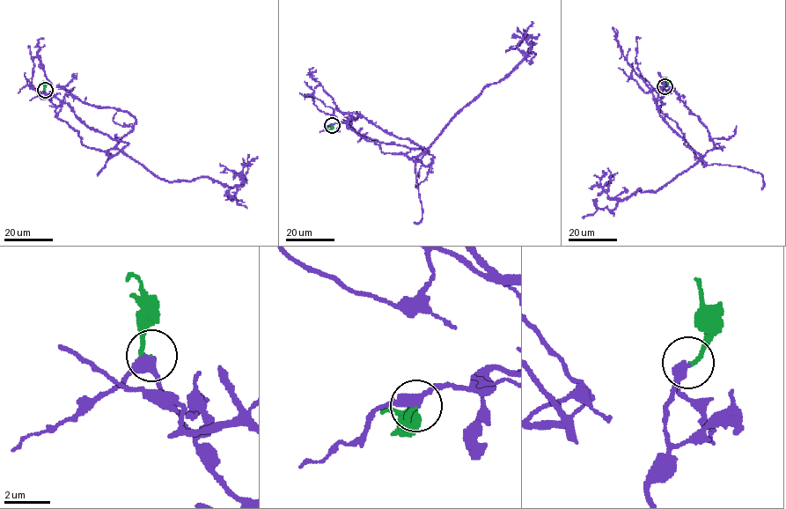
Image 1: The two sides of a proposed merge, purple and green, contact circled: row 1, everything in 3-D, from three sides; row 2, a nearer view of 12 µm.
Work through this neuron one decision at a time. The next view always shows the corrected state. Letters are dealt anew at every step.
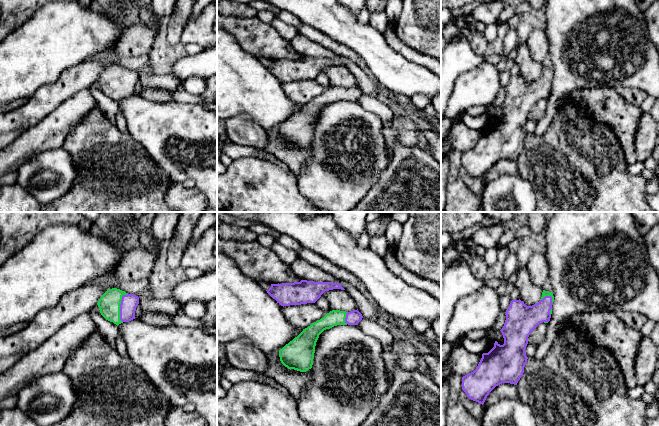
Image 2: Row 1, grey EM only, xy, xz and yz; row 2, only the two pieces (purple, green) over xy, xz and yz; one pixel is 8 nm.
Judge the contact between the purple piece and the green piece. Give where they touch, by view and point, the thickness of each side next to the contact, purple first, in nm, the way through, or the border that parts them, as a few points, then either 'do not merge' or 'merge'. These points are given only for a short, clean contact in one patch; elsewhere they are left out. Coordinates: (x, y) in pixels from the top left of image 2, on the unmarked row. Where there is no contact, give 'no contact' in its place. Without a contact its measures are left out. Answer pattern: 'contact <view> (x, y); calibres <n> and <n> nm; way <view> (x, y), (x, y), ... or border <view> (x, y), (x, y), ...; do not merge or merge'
contact xy (120, 83); calibres 140 and 180 nm; way xy (129, 78), (120, 83), (109, 80); merge

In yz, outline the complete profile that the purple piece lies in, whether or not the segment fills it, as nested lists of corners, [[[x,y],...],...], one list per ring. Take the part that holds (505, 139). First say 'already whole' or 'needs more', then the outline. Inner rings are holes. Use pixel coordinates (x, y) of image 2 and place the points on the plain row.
needs more; [[[545,66],[542,68],[540,77],[532,82],[525,81],[520,75],[511,77],[505,88],[505,100],[500,106],[504,114],[504,120],[500,121],[495,117],[494,123],[488,129],[482,130],[476,145],[462,153],[462,166],[469,175],[483,181],[489,169],[496,162],[502,159],[517,161],[523,152],[524,143],[528,135],[525,128],[528,113],[540,99],[548,99],[550,97],[553,78],[553,69]]]

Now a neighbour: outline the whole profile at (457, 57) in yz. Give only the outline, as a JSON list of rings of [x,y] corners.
[[[458,28],[454,41],[448,41],[441,52],[441,119],[456,79],[479,66],[485,58],[473,52],[469,41]]]

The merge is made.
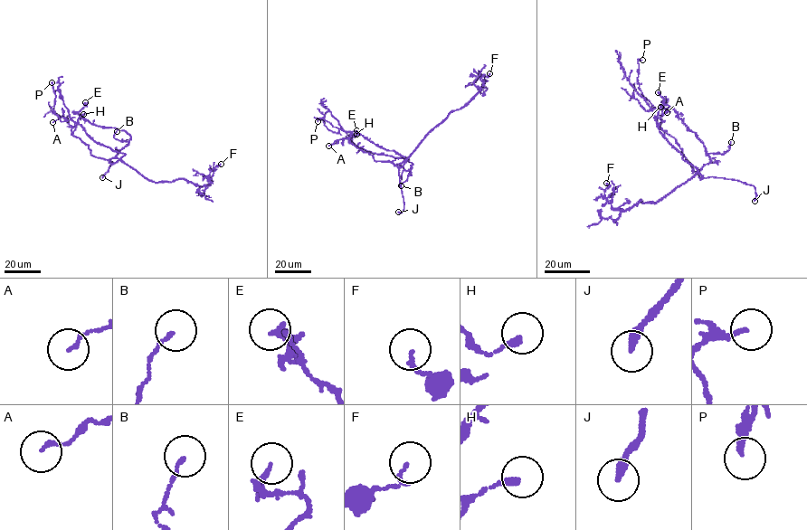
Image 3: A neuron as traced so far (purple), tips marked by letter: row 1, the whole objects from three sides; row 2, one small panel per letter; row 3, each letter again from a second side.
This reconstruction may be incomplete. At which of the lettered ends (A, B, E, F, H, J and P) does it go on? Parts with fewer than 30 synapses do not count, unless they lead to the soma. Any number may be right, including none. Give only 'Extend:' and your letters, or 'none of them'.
Extend: J

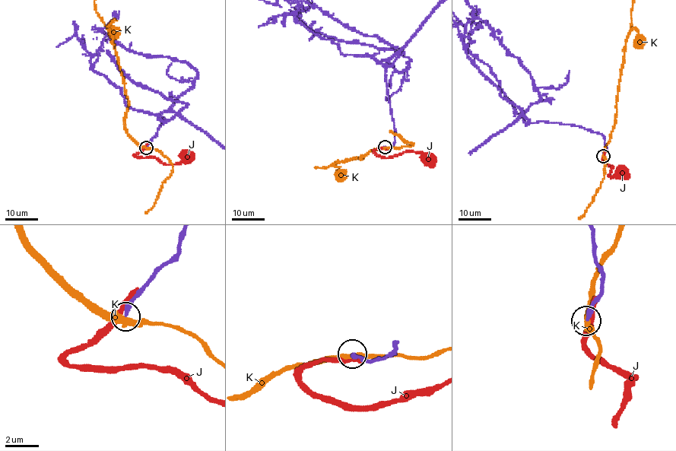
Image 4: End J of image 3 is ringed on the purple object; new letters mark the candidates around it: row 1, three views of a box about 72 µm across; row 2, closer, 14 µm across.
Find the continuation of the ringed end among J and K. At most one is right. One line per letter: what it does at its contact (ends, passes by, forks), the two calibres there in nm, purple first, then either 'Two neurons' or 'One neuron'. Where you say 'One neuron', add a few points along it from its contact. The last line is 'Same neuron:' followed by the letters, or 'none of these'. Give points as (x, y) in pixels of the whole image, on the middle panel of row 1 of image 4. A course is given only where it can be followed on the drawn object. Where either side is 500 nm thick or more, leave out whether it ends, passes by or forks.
J: It ends there. Thickness 360 nm (purple) against 380 nm. Two neurons
K: It passes by. Thickness 280 nm (purple) against 320 nm. Two neurons
Same neuron: none of these

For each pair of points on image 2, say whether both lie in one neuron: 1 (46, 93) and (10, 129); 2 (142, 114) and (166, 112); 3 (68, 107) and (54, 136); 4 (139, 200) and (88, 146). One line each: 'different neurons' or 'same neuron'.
1: same neuron
2: same neuron
3: same neuron
4: same neuron

